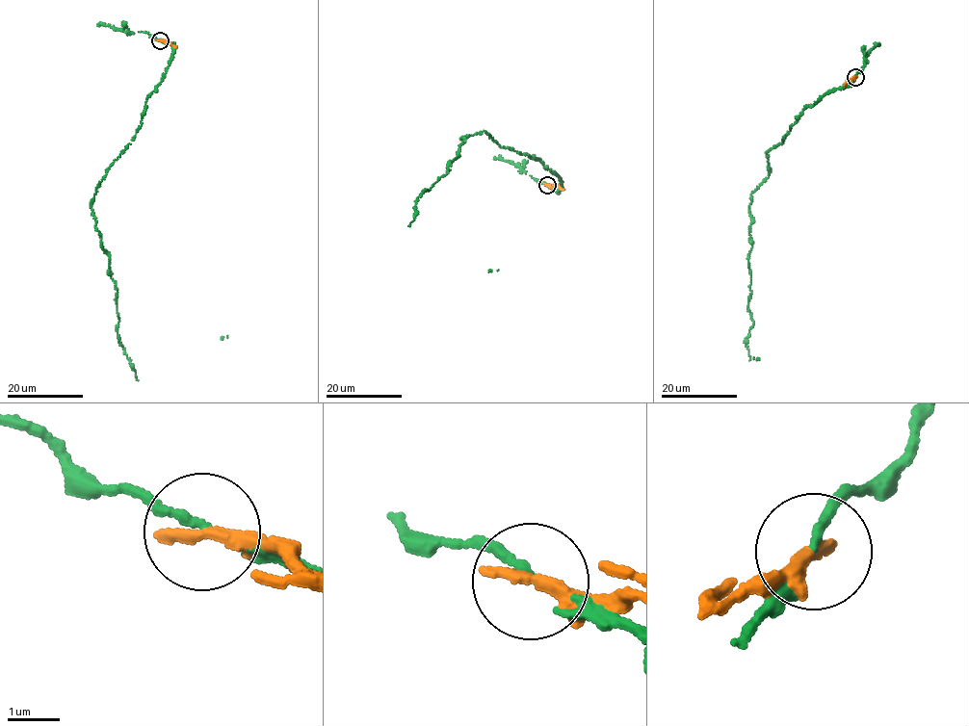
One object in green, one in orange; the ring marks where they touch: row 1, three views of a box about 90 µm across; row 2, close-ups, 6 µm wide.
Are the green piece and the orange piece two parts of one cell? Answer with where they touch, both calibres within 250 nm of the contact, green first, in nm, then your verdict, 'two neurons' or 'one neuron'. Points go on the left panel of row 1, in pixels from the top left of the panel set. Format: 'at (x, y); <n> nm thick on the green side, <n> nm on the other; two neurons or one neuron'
at (160, 40); 110 nm thick on the green side, 320 nm on the other; two neurons

